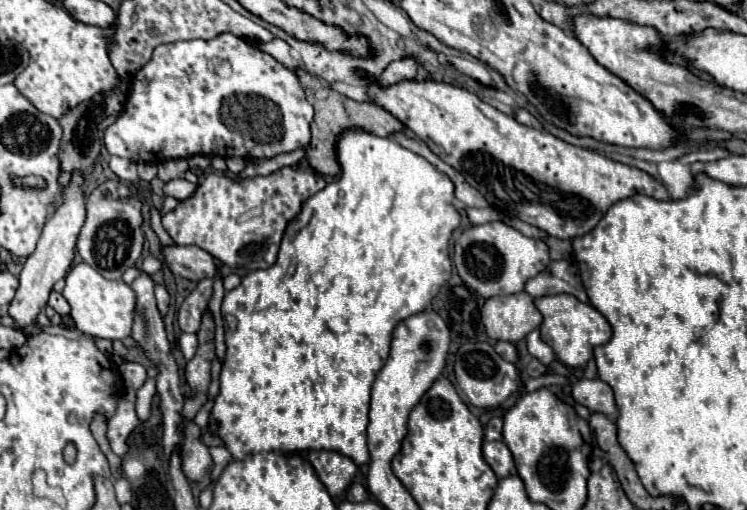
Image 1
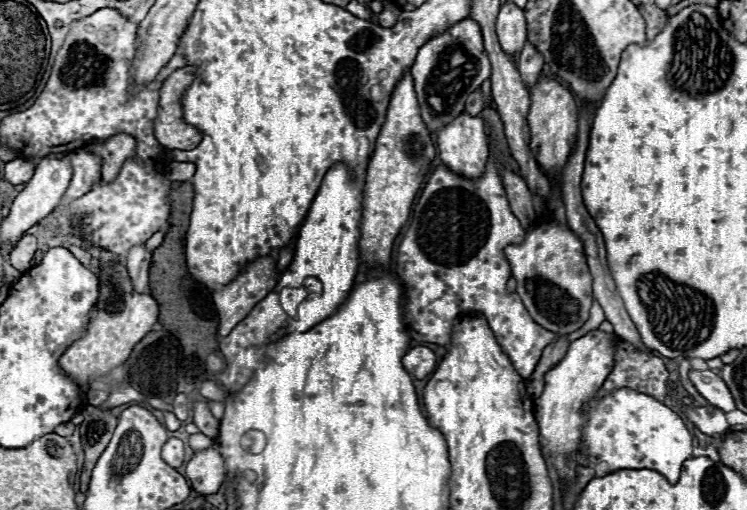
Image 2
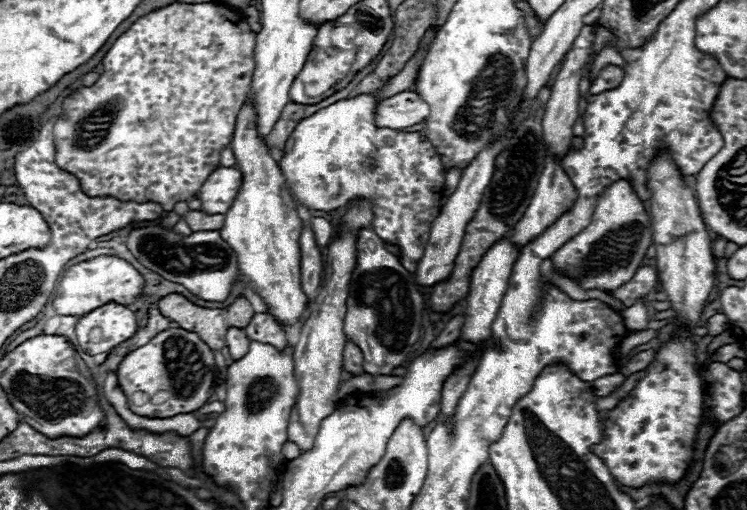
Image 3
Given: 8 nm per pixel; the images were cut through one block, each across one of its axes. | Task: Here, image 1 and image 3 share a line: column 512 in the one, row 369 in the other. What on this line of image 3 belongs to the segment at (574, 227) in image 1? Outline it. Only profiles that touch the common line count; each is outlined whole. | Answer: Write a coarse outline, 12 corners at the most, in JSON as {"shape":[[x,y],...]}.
{"shape":[[168,328],[118,366],[134,392],[170,392],[158,406],[130,406],[146,418],[202,408],[214,394],[212,348]]}

